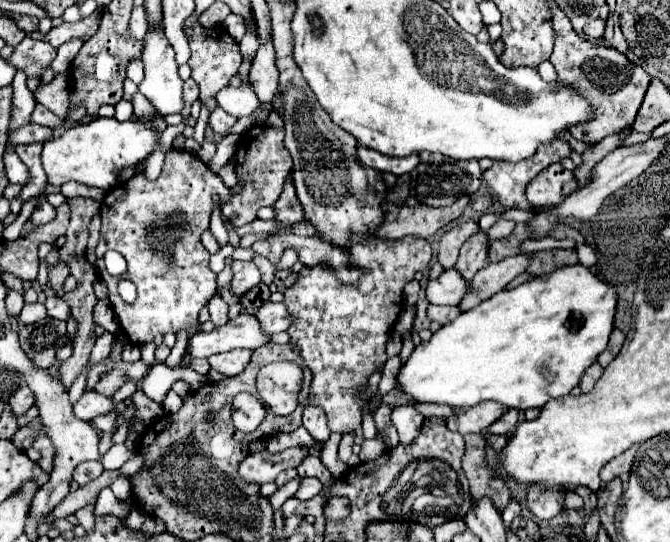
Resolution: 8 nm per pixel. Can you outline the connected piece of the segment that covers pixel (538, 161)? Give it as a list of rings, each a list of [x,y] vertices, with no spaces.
[[[554,140],[554,144],[550,144],[550,148],[546,148],[546,144],[542,144],[542,148],[538,148],[538,152],[534,152],[534,156],[530,156],[530,160],[522,160],[522,162],[502,162],[502,160],[494,160],[494,164],[484,170],[482,182],[486,184],[486,192],[504,208],[518,208],[518,210],[526,210],[526,212],[534,212],[534,208],[528,204],[524,190],[530,184],[532,178],[536,178],[544,168],[548,168],[550,164],[558,162],[564,156],[570,156],[570,146],[564,140]]]

